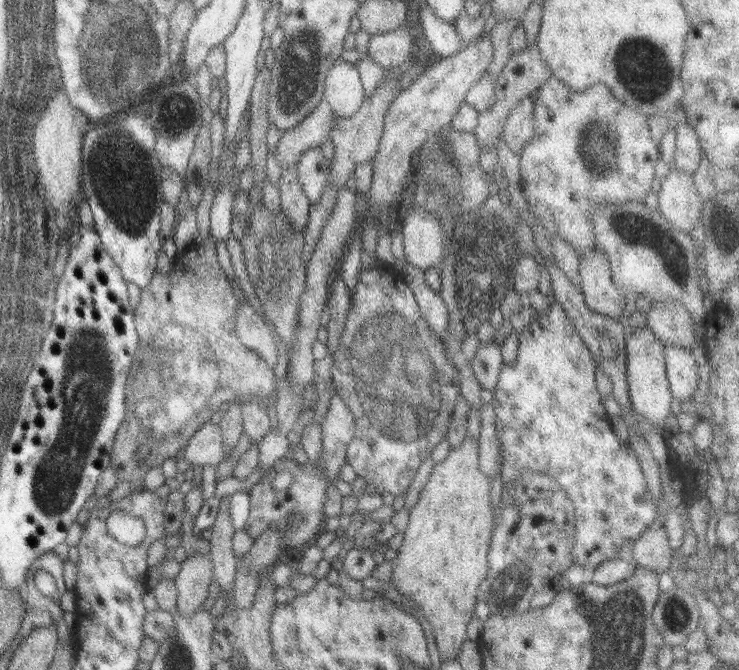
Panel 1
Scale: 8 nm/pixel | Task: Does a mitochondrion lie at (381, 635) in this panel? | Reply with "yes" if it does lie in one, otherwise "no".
no

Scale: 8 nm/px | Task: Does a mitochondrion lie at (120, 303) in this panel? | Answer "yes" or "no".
no

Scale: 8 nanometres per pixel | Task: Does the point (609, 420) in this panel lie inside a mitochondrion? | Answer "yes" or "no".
no

